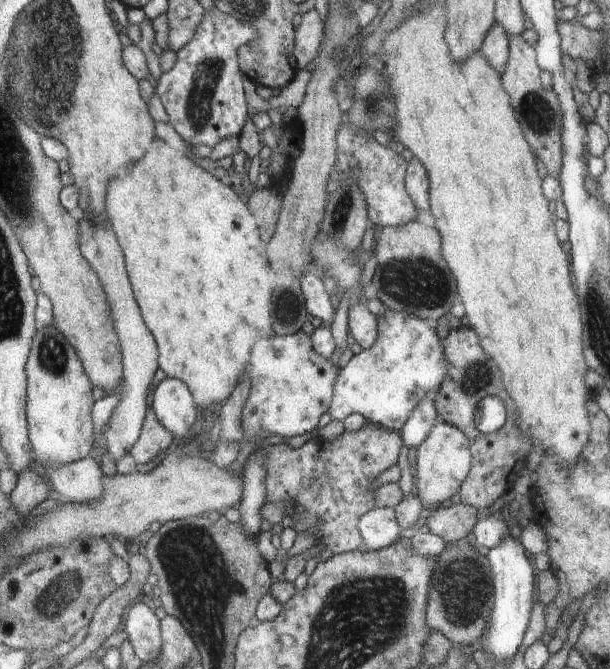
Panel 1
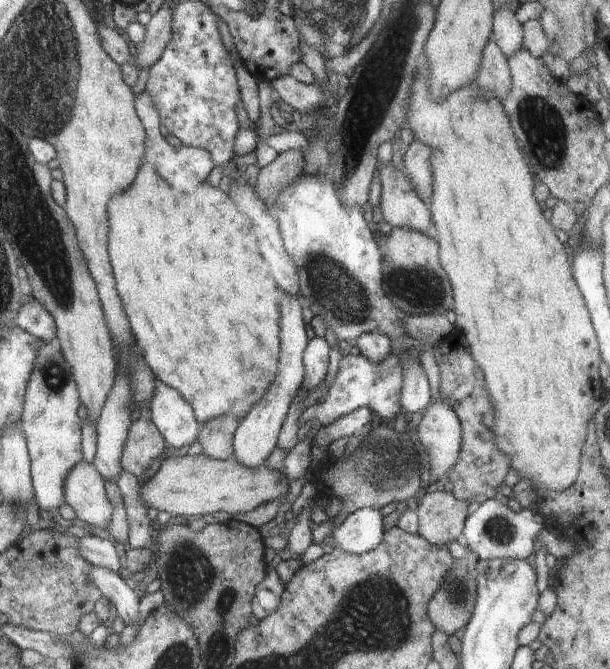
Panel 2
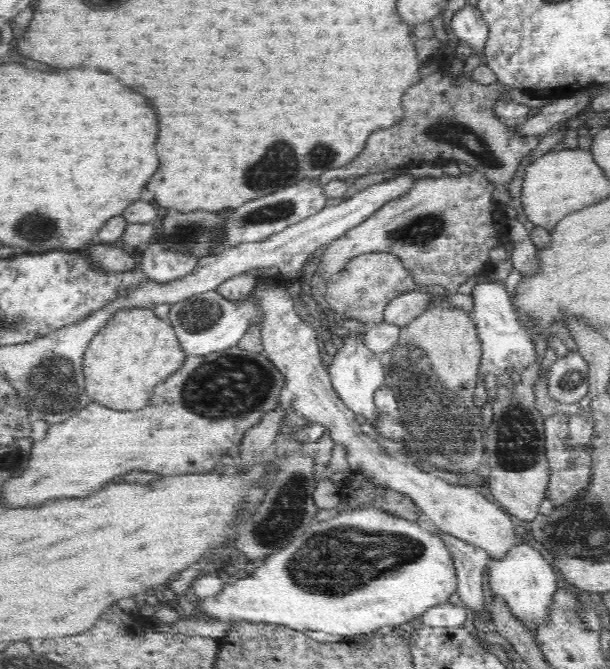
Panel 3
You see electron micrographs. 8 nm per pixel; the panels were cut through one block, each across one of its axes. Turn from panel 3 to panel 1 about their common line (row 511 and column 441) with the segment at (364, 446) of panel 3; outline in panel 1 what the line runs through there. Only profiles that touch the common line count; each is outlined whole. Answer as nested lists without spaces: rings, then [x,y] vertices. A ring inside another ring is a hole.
[[[438,420],[416,452],[416,494],[422,502],[423,516],[432,514],[434,510],[450,503],[450,498],[459,492],[460,485],[466,480],[471,462],[472,456],[466,435],[456,426]]]

